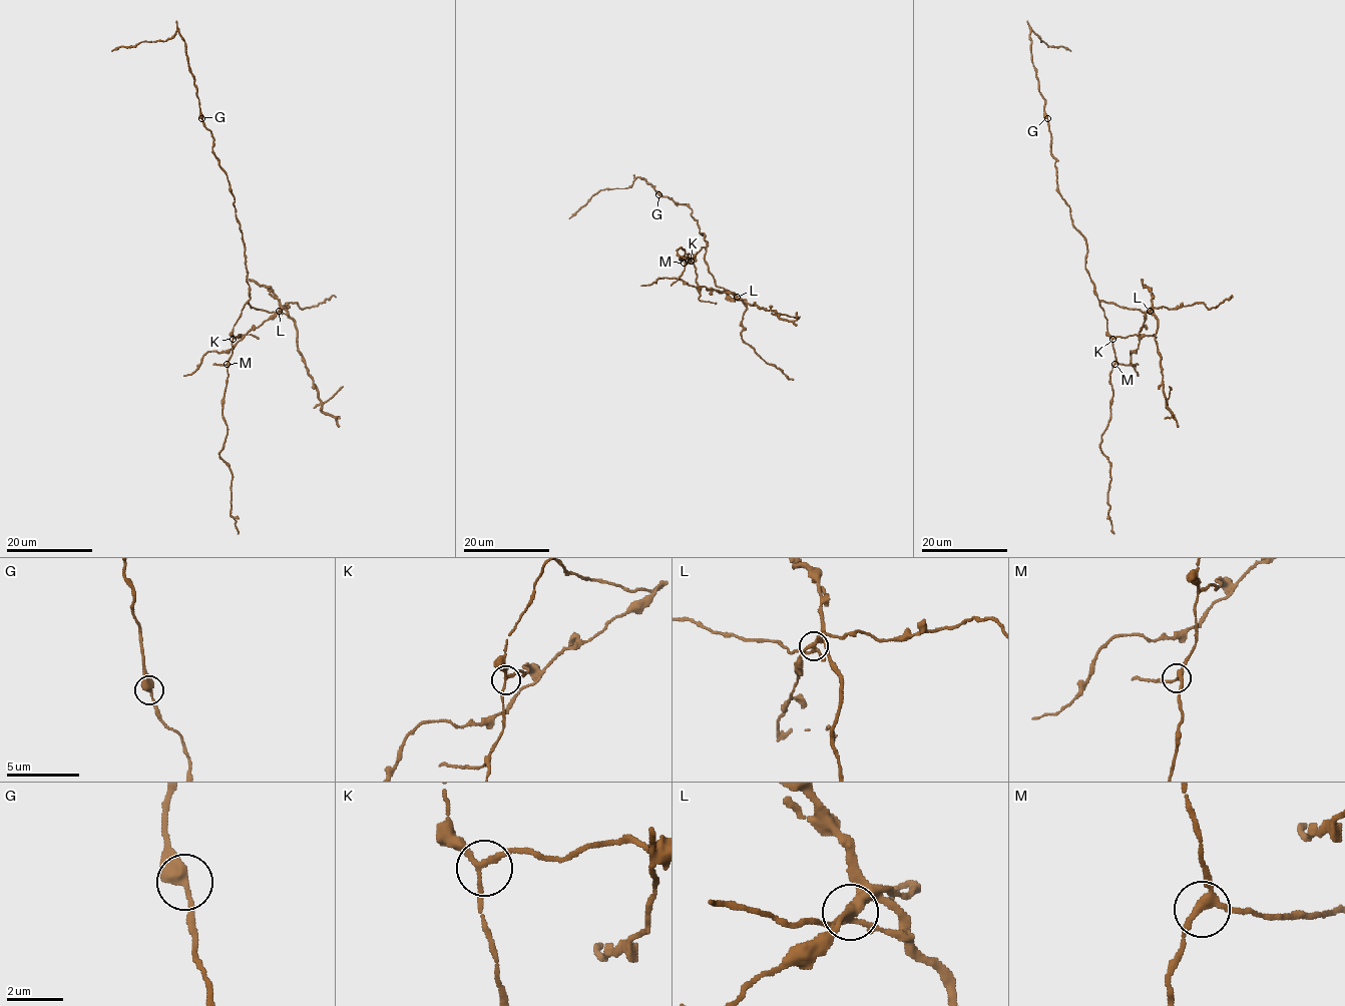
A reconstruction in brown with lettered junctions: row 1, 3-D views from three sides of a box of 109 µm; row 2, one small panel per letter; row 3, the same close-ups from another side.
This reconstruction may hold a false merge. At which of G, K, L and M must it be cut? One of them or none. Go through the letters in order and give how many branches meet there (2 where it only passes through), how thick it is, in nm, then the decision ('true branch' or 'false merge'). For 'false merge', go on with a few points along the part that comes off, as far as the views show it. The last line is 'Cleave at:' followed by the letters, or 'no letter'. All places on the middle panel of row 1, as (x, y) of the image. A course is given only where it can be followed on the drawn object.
G: branches 2; calibre 400 nm; true branch
K: branches 3; calibre 160 nm; true branch
L: branches 3; calibre 320 nm; false merge; course (737, 297), (751, 305), (754, 303), (759, 308), (775, 310), (780, 319), (796, 325)
M: branches 3; calibre 260 nm; true branch
Cleave at: L

